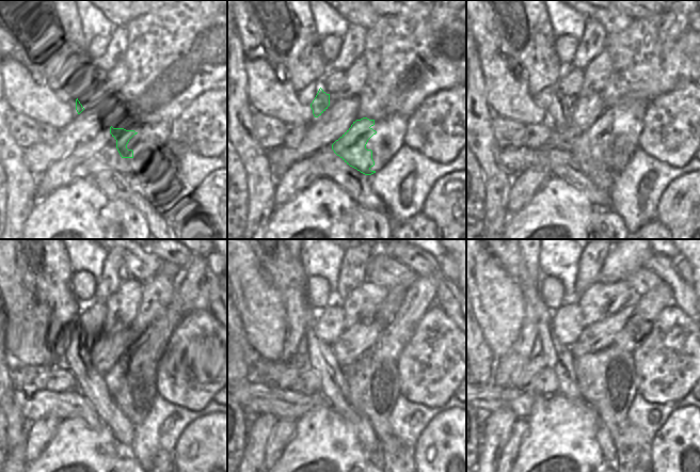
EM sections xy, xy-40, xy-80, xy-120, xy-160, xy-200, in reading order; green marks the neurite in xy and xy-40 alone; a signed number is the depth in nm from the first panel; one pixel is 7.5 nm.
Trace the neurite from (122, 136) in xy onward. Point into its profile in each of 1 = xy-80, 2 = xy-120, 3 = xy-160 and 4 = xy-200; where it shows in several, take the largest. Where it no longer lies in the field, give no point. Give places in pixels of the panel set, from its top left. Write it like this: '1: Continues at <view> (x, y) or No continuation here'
1: Continues at xy-80 (588, 148)
2: Continues at xy-120 (98, 386)
3: Continues at xy-160 (332, 383)
4: Continues at xy-200 (559, 358).

